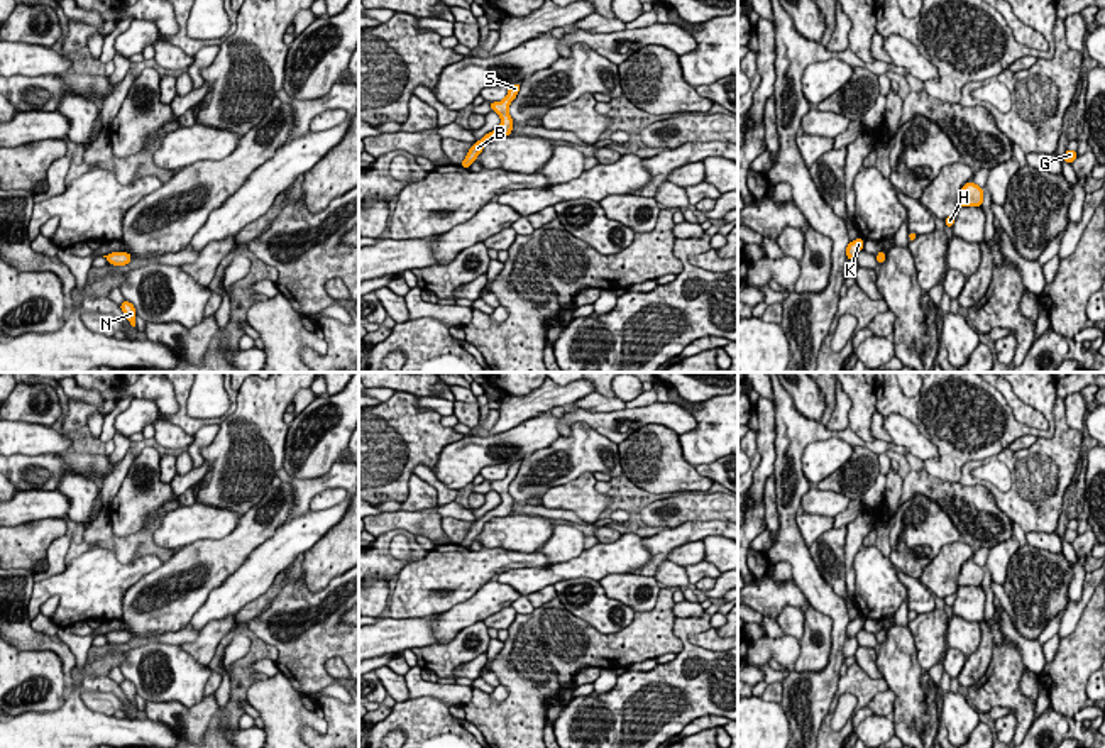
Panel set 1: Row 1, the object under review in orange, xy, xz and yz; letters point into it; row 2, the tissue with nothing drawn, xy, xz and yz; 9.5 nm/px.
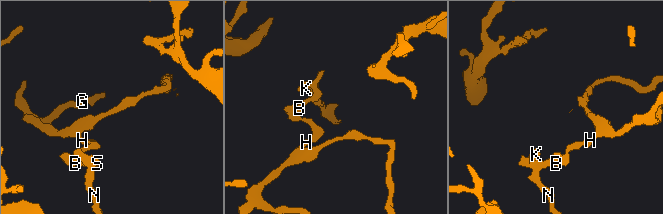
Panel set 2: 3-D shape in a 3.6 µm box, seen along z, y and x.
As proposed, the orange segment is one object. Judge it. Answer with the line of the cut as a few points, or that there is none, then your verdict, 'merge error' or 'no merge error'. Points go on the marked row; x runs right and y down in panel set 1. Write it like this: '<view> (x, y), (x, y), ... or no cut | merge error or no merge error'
no cut | no merge error

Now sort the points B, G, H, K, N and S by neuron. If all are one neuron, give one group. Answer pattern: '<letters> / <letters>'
B G H K N S

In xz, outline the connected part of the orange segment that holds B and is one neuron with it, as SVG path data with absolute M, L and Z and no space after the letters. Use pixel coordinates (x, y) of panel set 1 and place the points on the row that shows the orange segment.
M521 83L509 85L509 90L504 100L489 103L491 110L501 117L501 125L494 129L492 132L487 132L481 140L474 142L465 159L460 162L462 168L469 169L470 164L477 159L477 156L482 152L484 144L489 142L491 139L511 135L514 120L511 118L508 108L509 108L509 103L516 98L520 86Z

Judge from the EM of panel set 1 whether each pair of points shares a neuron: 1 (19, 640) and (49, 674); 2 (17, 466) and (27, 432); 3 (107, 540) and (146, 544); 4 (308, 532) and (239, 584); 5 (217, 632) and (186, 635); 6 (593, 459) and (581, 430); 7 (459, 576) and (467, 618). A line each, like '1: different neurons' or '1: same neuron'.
1: different neurons
2: different neurons
3: same neuron
4: same neuron
5: different neurons
6: same neuron
7: different neurons

